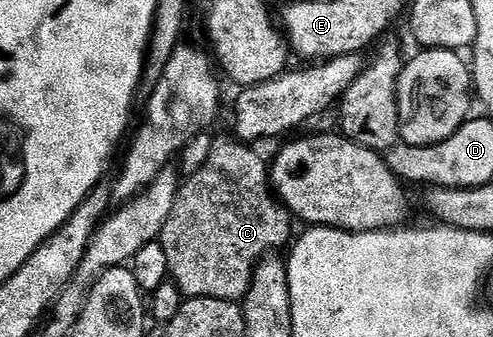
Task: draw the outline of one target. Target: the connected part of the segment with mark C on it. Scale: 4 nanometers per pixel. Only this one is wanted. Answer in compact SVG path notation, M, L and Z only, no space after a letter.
M231 139L232 141L220 141L208 153L208 158L204 161L204 166L193 175L189 181L185 180L180 186L179 193L174 199L174 207L170 211L170 215L166 219L166 223L162 227L158 244L166 251L166 259L168 260L168 272L171 280L176 282L180 292L185 298L190 297L209 297L210 299L222 299L223 301L239 302L248 293L248 288L252 286L252 276L257 265L269 256L273 251L280 251L284 244L287 246L293 240L294 232L292 233L292 224L294 218L283 205L280 204L271 184L270 184L270 169L264 161L255 153L251 144L245 143L239 139Z

